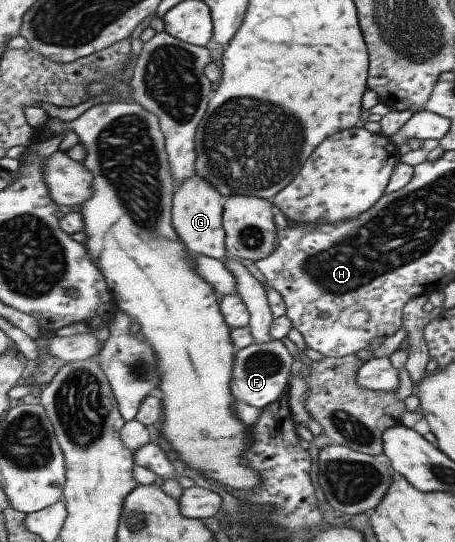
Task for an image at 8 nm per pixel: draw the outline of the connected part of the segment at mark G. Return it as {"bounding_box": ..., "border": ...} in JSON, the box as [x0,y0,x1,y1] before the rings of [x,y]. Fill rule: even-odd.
{"bounding_box":[173,175,230,260],"border":[[[194,175],[192,179],[184,181],[181,186],[175,188],[173,226],[190,252],[219,260],[230,255],[226,245],[227,231],[223,223],[226,201],[228,201],[227,197],[223,196],[222,192],[218,191],[218,188],[209,180],[200,175]]]}

